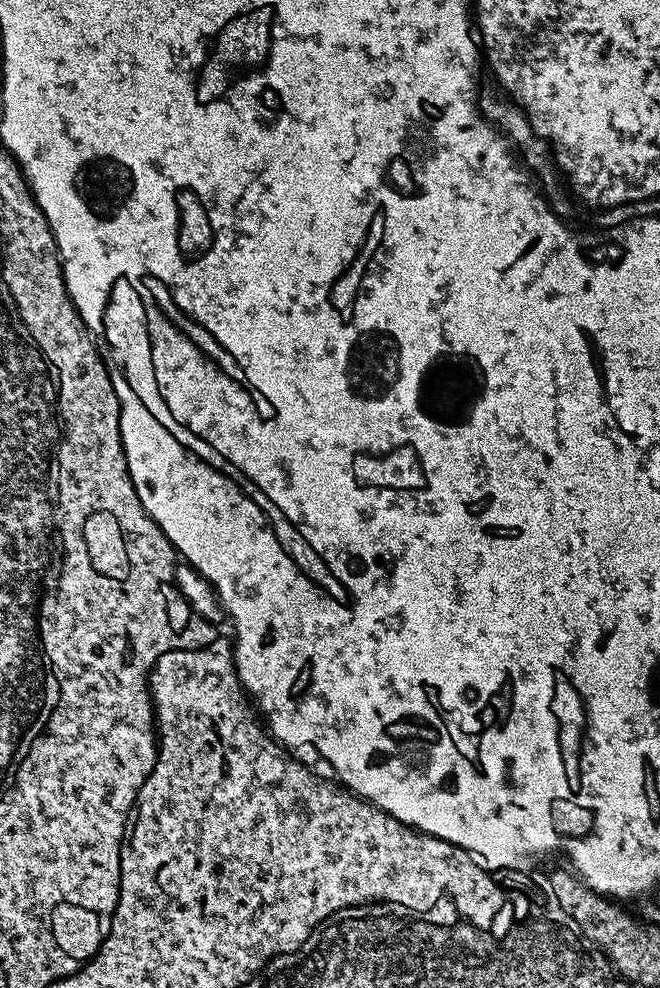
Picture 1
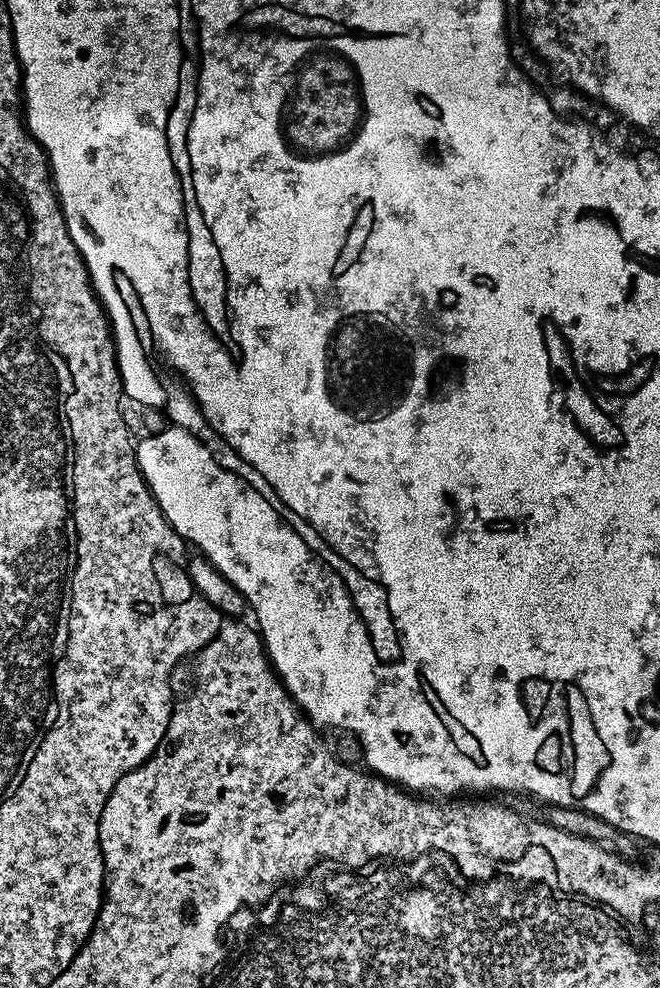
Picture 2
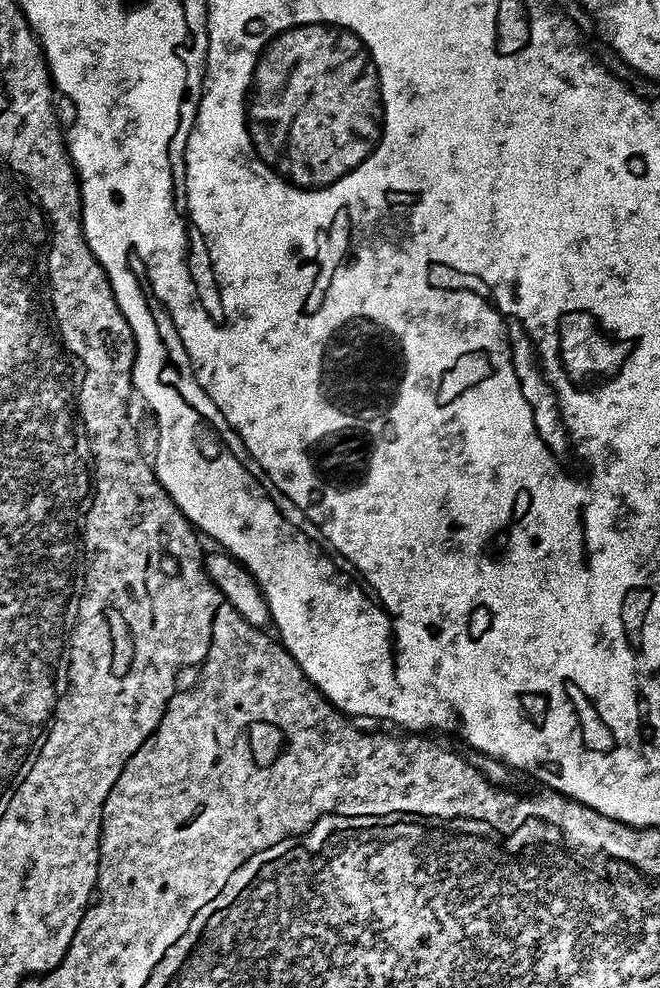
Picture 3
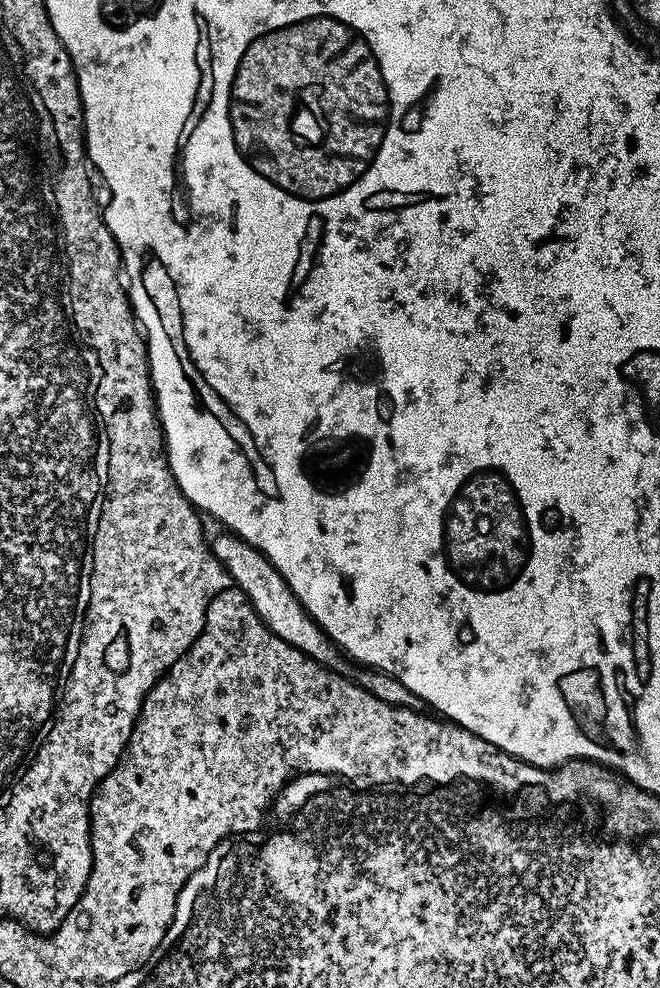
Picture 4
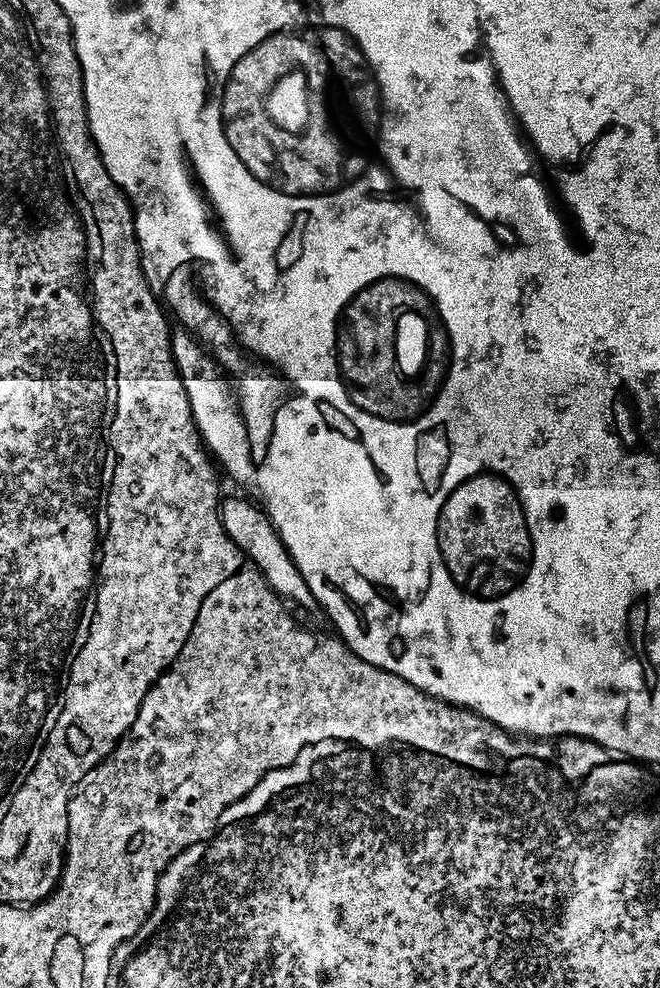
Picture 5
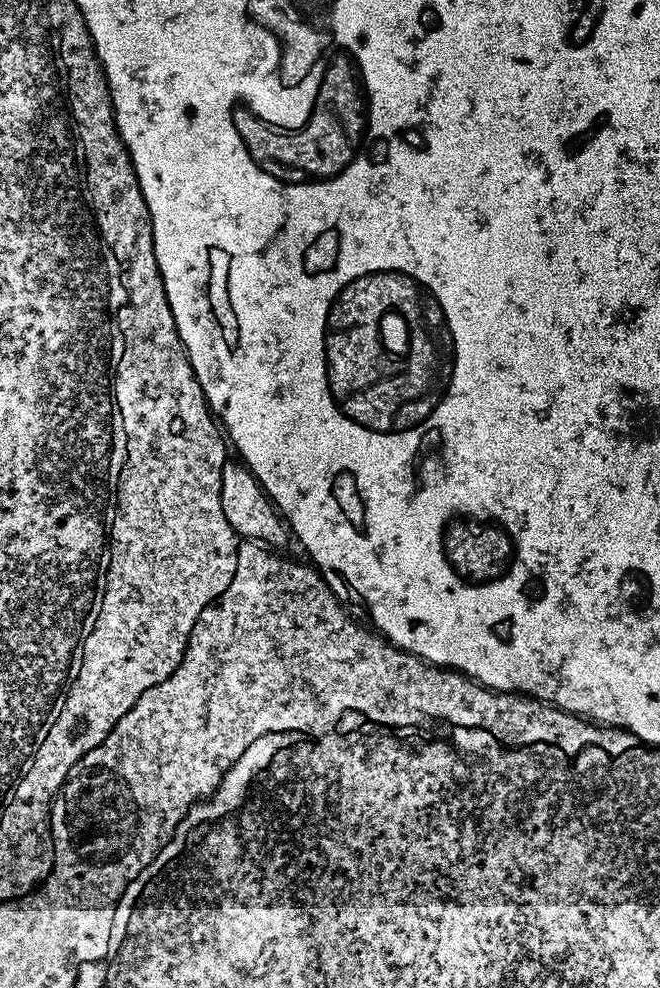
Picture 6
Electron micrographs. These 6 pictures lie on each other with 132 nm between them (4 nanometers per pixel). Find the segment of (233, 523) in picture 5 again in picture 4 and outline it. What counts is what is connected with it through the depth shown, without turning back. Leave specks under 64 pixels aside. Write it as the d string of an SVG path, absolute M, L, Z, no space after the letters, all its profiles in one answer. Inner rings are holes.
M224 530L221 533L221 536L211 537L212 556L218 558L218 562L222 562L222 566L228 571L229 581L239 588L242 594L246 594L246 598L252 609L258 614L258 618L262 618L265 626L274 634L278 634L278 638L282 638L282 642L302 650L309 658L317 660L322 667L328 668L331 672L347 676L370 694L382 698L382 702L390 702L390 706L398 706L415 712L425 711L424 700L418 698L418 694L406 690L406 686L402 686L402 682L398 682L398 678L394 678L389 672L380 672L377 668L361 666L341 652L338 645L333 644L328 639L328 635L316 625L311 614L302 606L302 602L298 602L298 598L290 590L286 578L282 578L282 574L278 574L276 567L257 548L250 546L250 542L246 542L233 532Z

